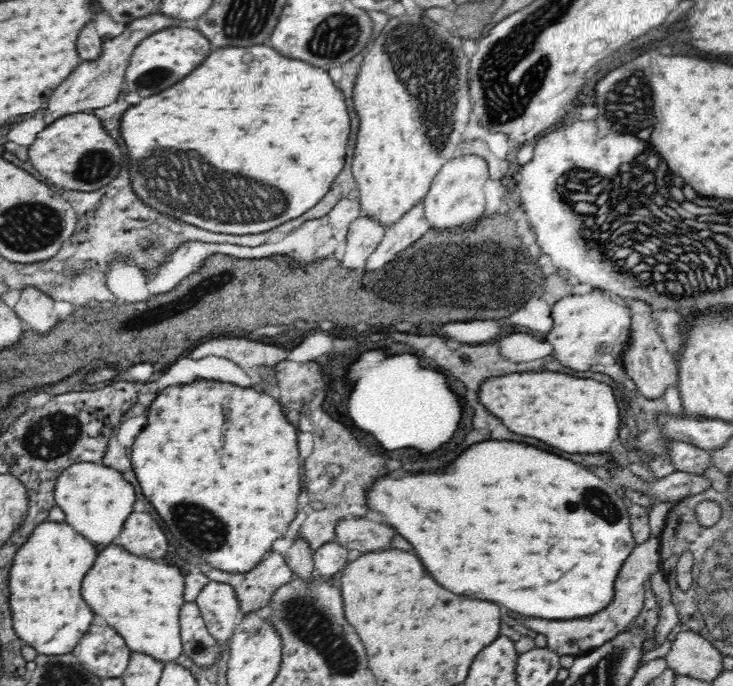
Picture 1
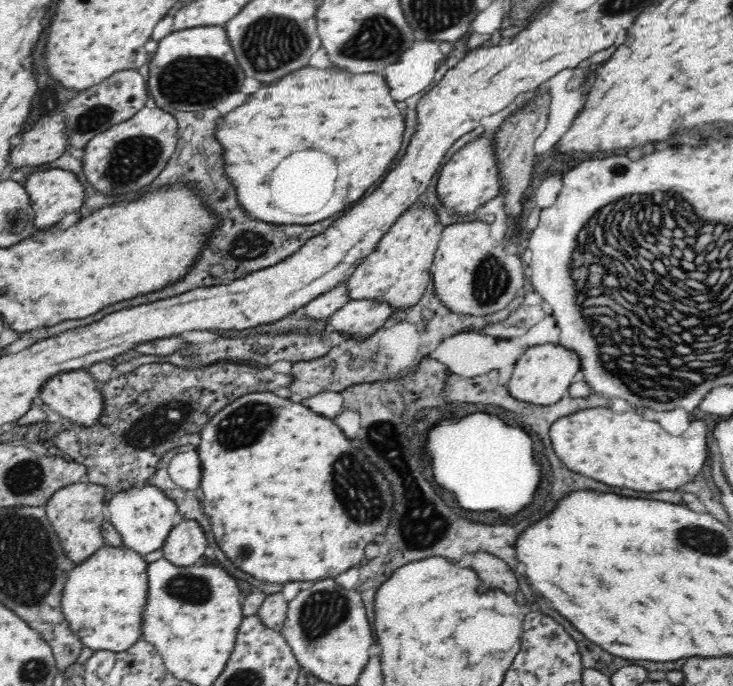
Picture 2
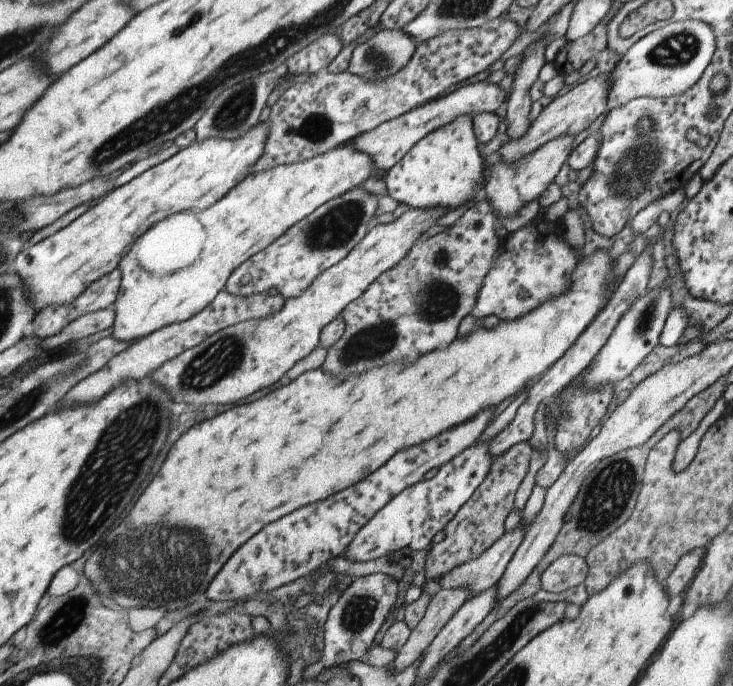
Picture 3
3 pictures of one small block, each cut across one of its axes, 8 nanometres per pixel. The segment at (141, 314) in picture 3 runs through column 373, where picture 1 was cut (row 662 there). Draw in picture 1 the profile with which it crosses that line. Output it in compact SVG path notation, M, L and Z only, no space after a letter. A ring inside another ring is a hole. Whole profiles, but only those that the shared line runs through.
M112 542L98 552L80 590L92 612L112 626L131 653L148 654L165 664L174 663L178 656L182 656L179 612L184 603L183 575L178 567L136 556Z

